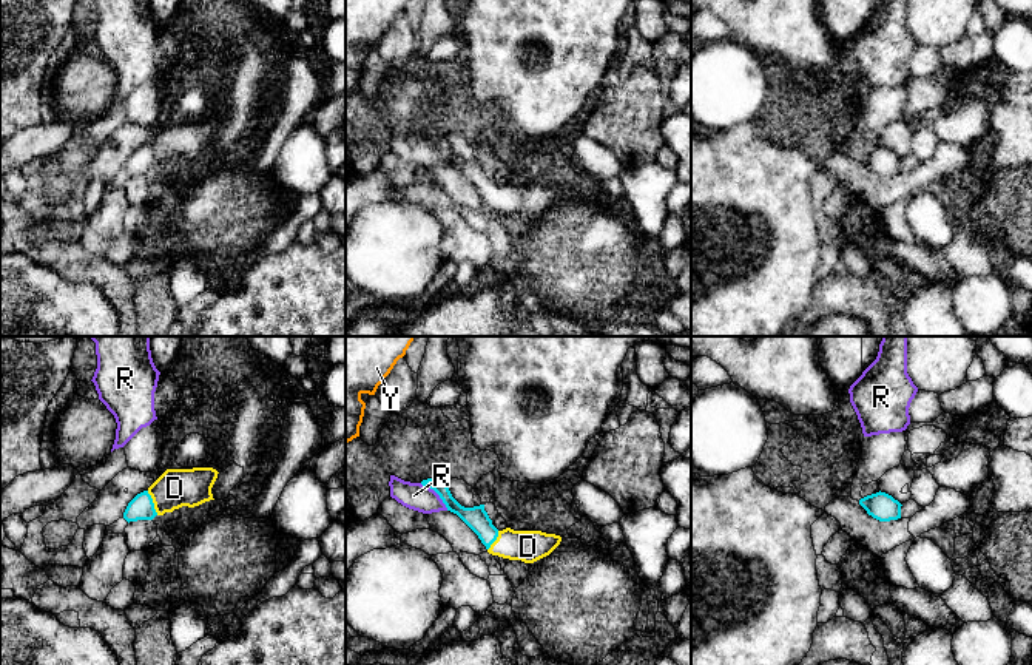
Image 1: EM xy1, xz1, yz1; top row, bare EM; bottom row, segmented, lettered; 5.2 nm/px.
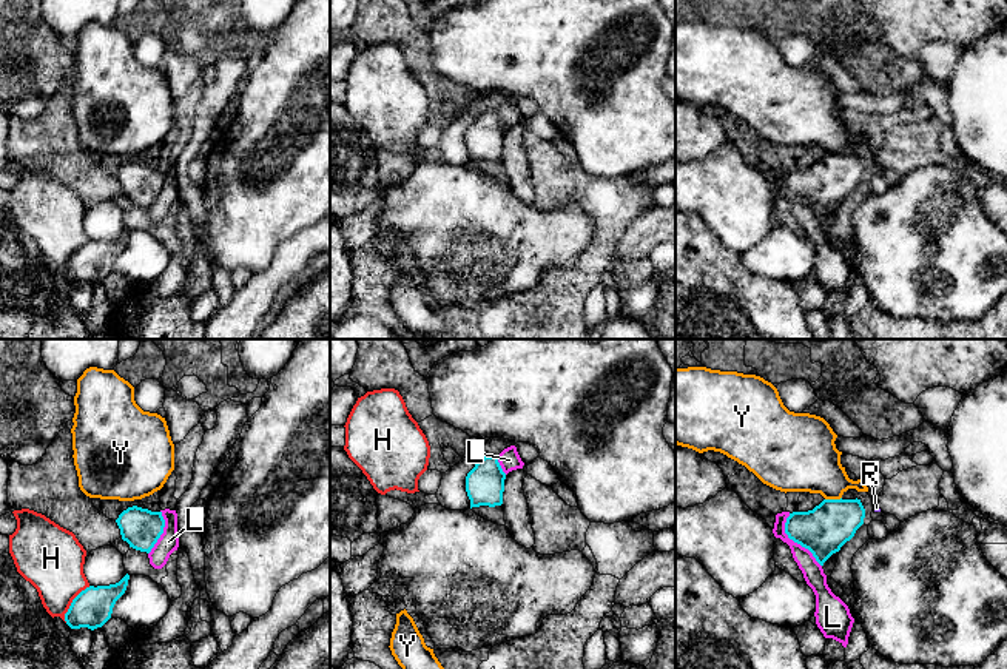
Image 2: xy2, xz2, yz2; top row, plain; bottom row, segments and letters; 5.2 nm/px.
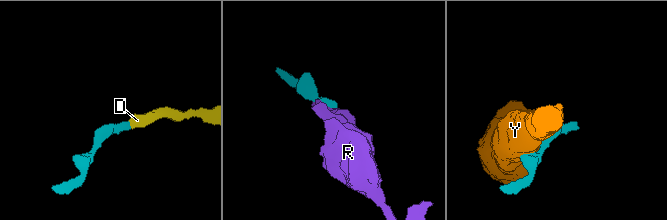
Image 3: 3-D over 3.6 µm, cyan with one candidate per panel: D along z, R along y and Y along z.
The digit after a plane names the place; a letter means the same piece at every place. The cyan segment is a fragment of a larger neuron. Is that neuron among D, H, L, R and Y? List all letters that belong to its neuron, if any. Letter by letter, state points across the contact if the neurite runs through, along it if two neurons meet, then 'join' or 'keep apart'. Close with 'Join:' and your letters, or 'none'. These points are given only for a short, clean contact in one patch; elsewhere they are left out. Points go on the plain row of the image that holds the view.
D: way xy1 (141, 162), (153, 158), (175, 142); join
H: border xy2 (90, 241), (73, 255), (65, 268), (65, 276); keep apart
L: border yz2 (788, 168), (785, 188), (804, 201), (821, 221); keep apart
R: keep apart
Y: border yz2 (841, 151), (825, 154); keep apart
Join: D

